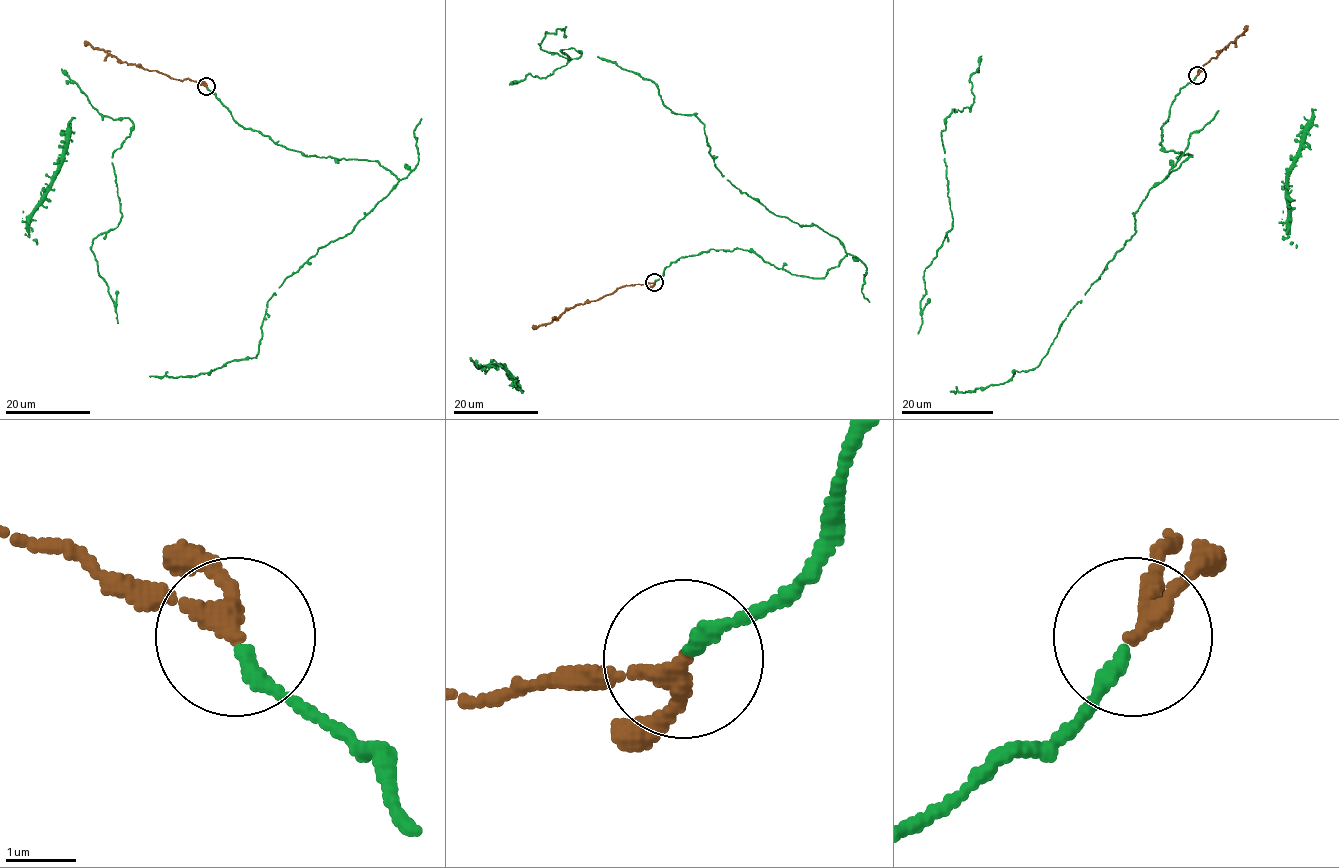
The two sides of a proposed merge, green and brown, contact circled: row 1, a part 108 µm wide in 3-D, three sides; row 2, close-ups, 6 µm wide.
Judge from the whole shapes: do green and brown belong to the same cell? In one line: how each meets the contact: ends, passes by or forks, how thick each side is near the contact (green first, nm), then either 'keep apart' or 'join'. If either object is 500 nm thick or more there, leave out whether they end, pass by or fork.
green ends; brown passes by; calibres 220 and 220 nm; join

